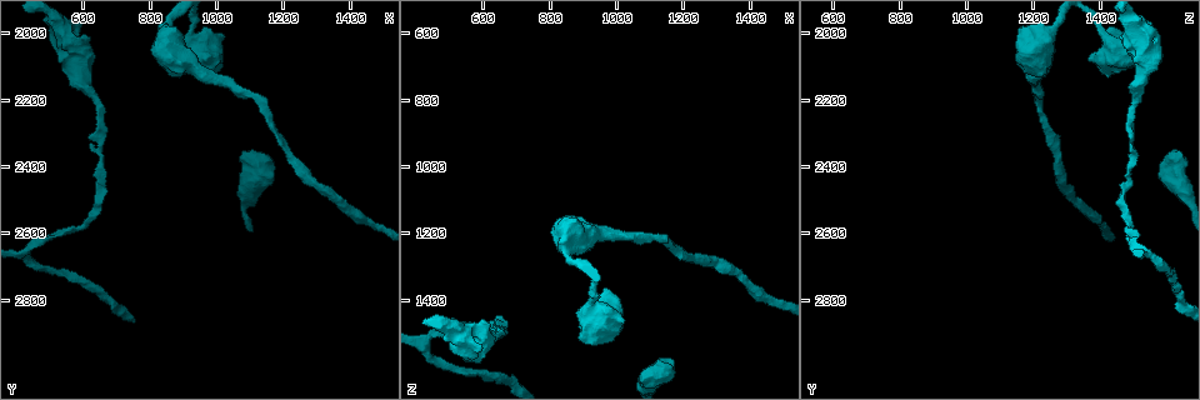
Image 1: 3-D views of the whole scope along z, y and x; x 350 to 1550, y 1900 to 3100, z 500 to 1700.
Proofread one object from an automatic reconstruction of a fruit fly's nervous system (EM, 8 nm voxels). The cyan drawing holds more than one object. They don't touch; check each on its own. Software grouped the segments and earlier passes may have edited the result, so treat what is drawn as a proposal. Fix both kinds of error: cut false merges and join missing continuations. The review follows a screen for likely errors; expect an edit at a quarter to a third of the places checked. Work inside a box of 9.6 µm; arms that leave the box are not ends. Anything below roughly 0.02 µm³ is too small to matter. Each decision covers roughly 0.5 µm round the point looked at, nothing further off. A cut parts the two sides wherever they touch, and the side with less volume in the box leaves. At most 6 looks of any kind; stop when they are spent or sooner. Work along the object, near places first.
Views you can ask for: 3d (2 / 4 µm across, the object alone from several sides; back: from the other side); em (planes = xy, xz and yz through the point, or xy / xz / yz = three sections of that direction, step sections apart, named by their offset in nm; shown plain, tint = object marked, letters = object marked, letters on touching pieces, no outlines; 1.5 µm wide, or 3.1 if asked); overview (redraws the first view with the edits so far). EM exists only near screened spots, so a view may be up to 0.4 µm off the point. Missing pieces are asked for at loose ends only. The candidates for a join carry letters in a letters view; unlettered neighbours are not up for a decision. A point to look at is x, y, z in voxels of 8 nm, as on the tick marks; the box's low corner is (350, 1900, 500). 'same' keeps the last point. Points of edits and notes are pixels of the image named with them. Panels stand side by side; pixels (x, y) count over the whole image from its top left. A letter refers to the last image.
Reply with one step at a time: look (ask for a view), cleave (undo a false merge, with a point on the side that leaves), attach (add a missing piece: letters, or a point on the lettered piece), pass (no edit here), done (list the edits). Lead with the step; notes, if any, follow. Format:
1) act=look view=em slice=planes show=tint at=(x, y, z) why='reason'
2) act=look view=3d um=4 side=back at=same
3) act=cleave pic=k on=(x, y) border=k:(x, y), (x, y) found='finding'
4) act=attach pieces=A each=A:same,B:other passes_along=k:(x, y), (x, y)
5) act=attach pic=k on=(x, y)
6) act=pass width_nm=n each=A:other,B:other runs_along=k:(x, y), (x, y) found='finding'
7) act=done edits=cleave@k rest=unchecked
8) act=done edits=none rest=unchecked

act=look view=em slice=xy step=8 show=tint at=(940, 2020, 1430) why='sudden change in width'

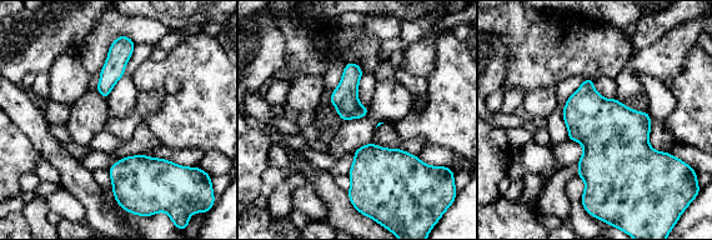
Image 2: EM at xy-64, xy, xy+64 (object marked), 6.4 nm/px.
act=look view=em slice=planes show=letters at=same

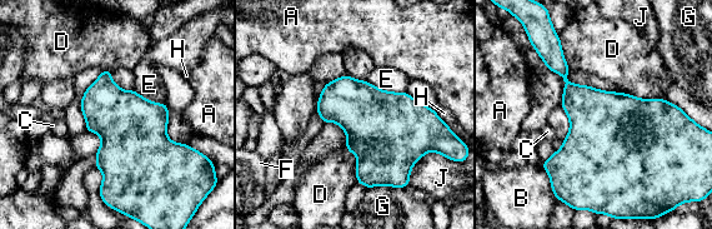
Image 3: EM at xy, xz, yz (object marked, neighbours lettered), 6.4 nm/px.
act=pass width_nm=400 longest_contact=J:300nm each=A:other,B:other,C:other,D:other,E:other,F:other,G:other,H:other,J:other found='continuous, no second neuron'

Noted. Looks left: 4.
act=look view=3d um=4 at=(650, 2330, 1500) why='narrows sharply'

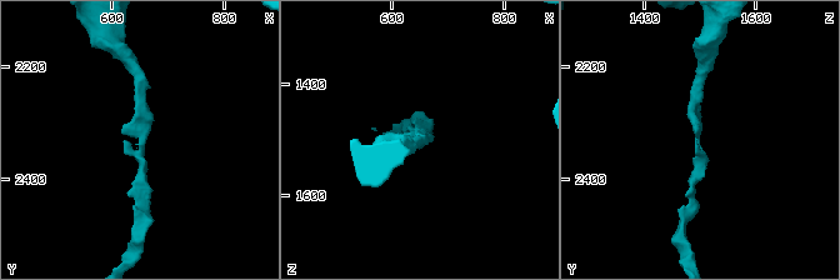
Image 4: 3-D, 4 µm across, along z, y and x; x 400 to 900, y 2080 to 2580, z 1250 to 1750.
act=look view=em slice=xz step=4 show=tint at=(650, 2335, 1495) why='now the EM'

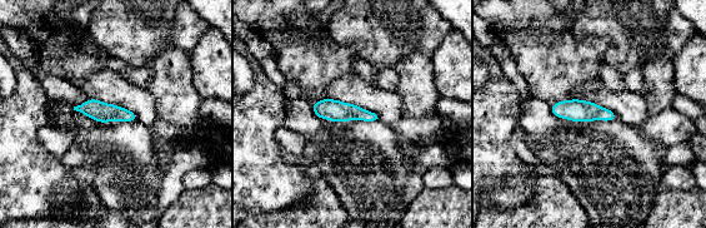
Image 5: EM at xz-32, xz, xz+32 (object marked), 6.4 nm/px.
act=look view=em slice=planes show=letters at=same why='another direction'

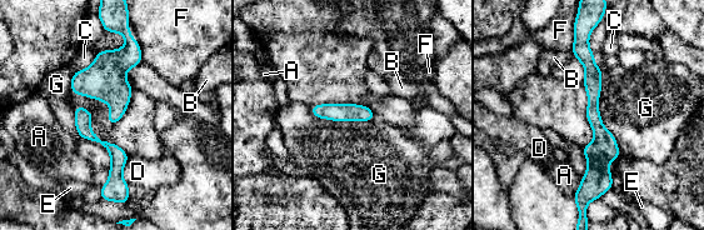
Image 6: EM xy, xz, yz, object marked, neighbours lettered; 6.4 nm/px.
act=pass width_nm=100 each=A:other,B:other,C:other,D:other,E:other,F:other,G:other found='one neuron here'

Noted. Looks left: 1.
act=look view=em slice=planes show=letters at=(1080, 2370, 1620) why='stops while still wide'

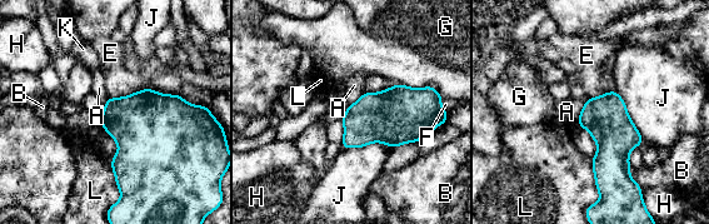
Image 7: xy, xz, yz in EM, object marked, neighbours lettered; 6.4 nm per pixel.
act=pass each=A:other,B:other,E:other,F:other,G:other,H:other,J:other,K:other,L:other border=7:(588, 98), (577, 120) found='none of them fits'

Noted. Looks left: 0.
act=done edits=none rest=unchecked

